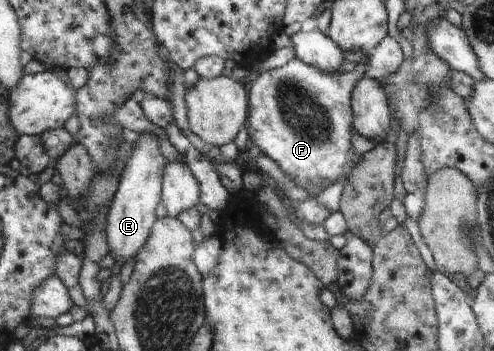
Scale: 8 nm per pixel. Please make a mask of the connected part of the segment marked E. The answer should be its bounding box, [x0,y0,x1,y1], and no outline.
[105,136,166,265]

